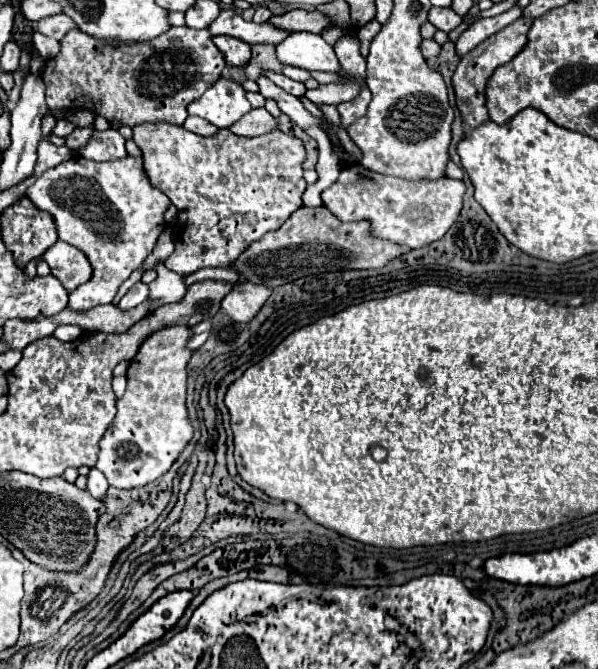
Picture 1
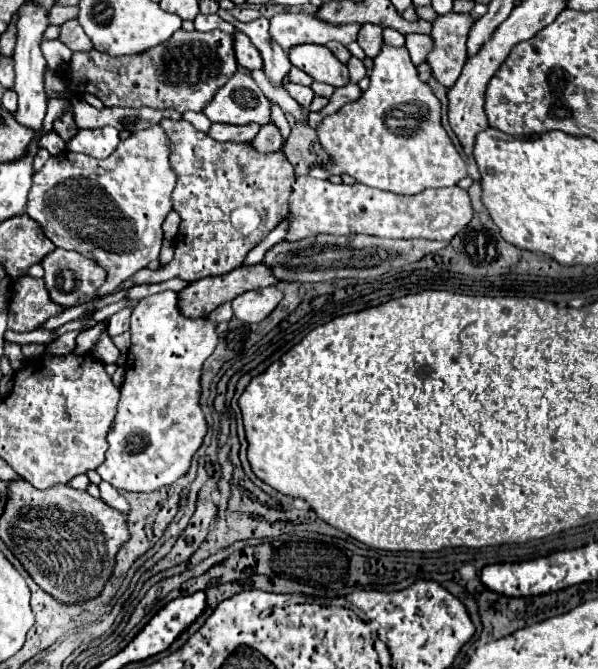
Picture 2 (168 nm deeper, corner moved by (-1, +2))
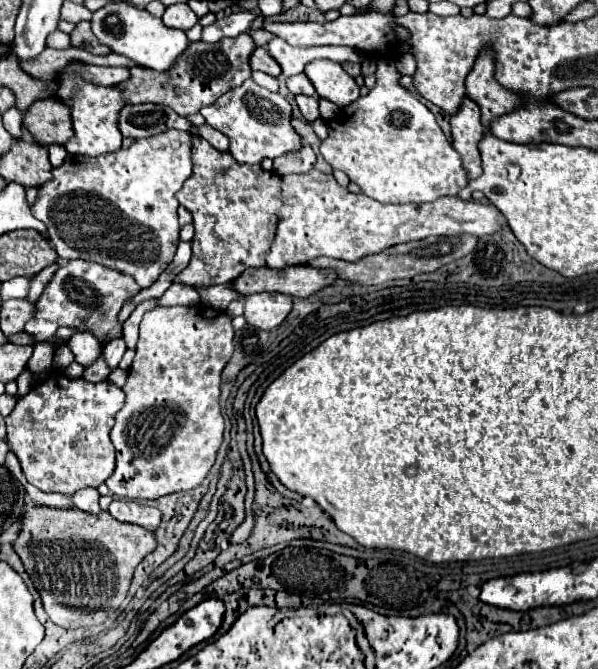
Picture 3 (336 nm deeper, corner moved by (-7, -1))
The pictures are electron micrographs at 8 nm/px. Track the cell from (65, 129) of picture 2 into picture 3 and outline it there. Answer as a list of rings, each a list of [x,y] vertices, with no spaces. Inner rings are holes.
[[[43,99],[33,103],[23,117],[23,125],[33,133],[35,141],[41,145],[67,143],[73,137],[71,129],[71,111],[65,103],[57,99]]]

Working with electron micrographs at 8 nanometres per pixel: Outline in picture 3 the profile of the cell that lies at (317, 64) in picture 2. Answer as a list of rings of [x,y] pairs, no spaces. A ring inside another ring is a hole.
[[[311,61],[305,69],[305,75],[311,79],[319,97],[329,99],[339,107],[345,107],[359,97],[359,87],[355,79],[345,73],[345,69],[335,61]]]

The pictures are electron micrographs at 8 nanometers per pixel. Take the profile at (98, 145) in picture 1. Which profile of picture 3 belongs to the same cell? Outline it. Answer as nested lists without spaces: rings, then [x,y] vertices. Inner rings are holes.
[[[63,71],[57,75],[59,91],[57,99],[61,99],[65,105],[71,107],[73,115],[73,129],[75,135],[65,143],[67,153],[71,155],[87,155],[87,157],[99,157],[103,153],[115,153],[121,147],[121,133],[117,129],[117,113],[125,105],[121,91],[117,87],[99,87],[91,85],[79,77],[69,77]]]

